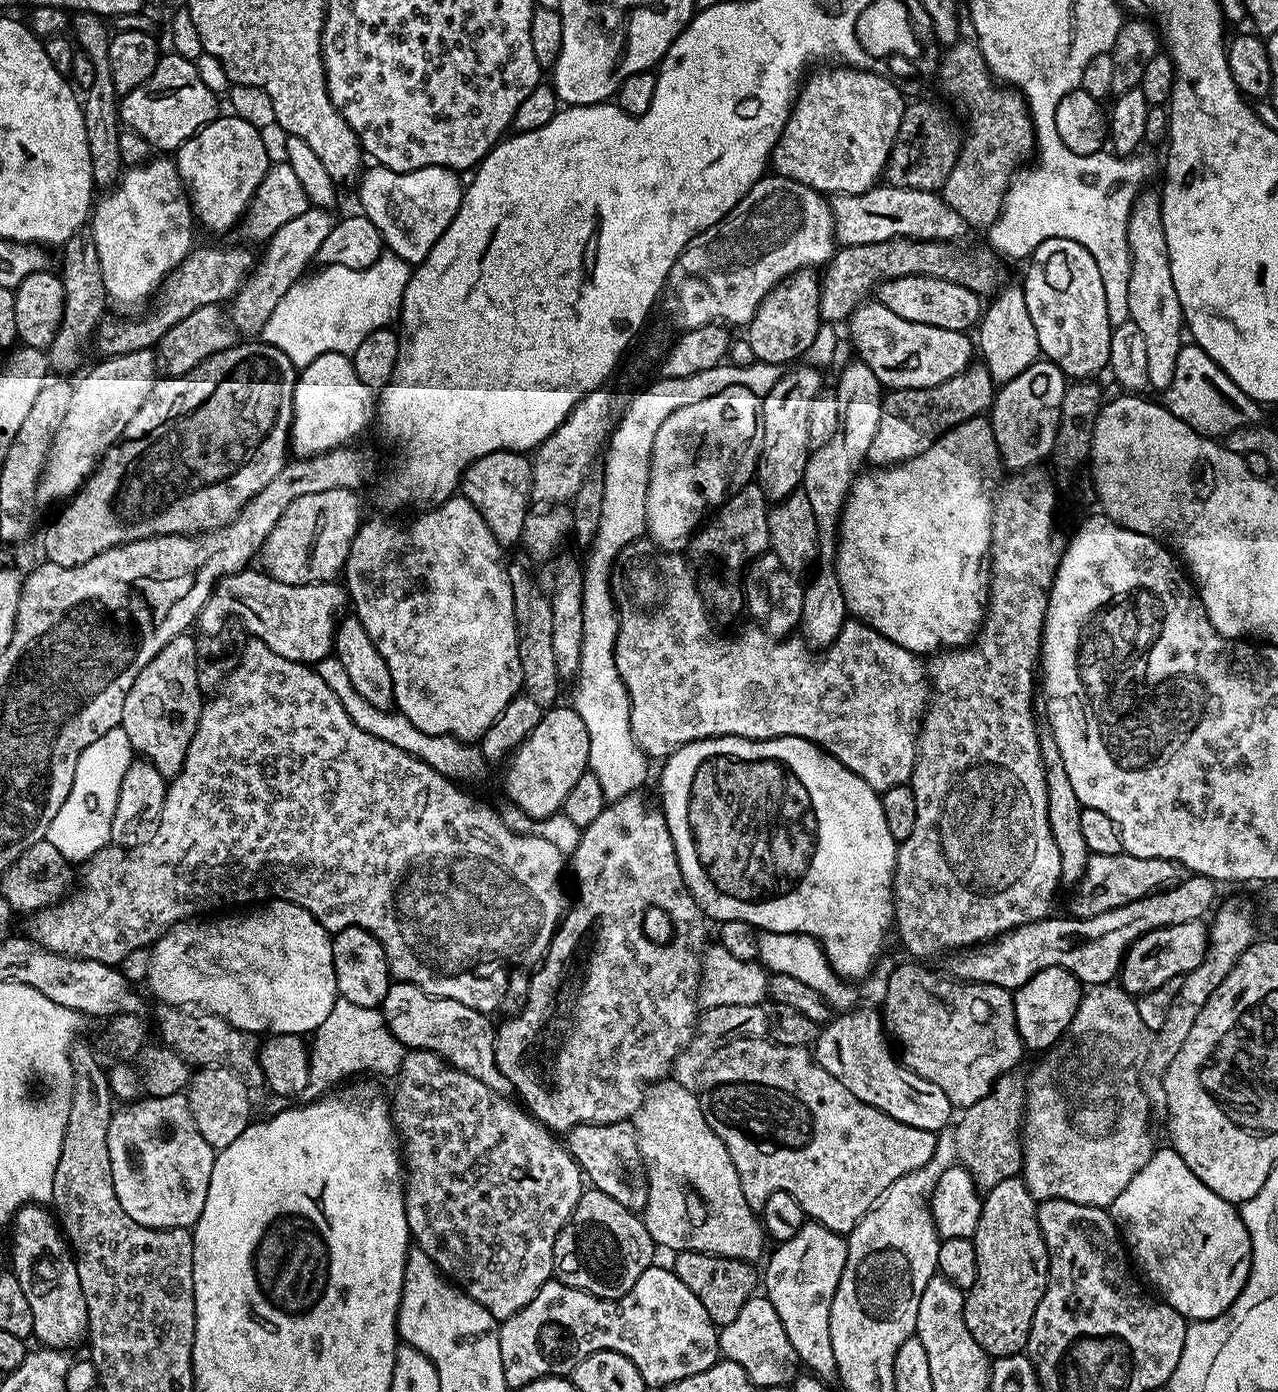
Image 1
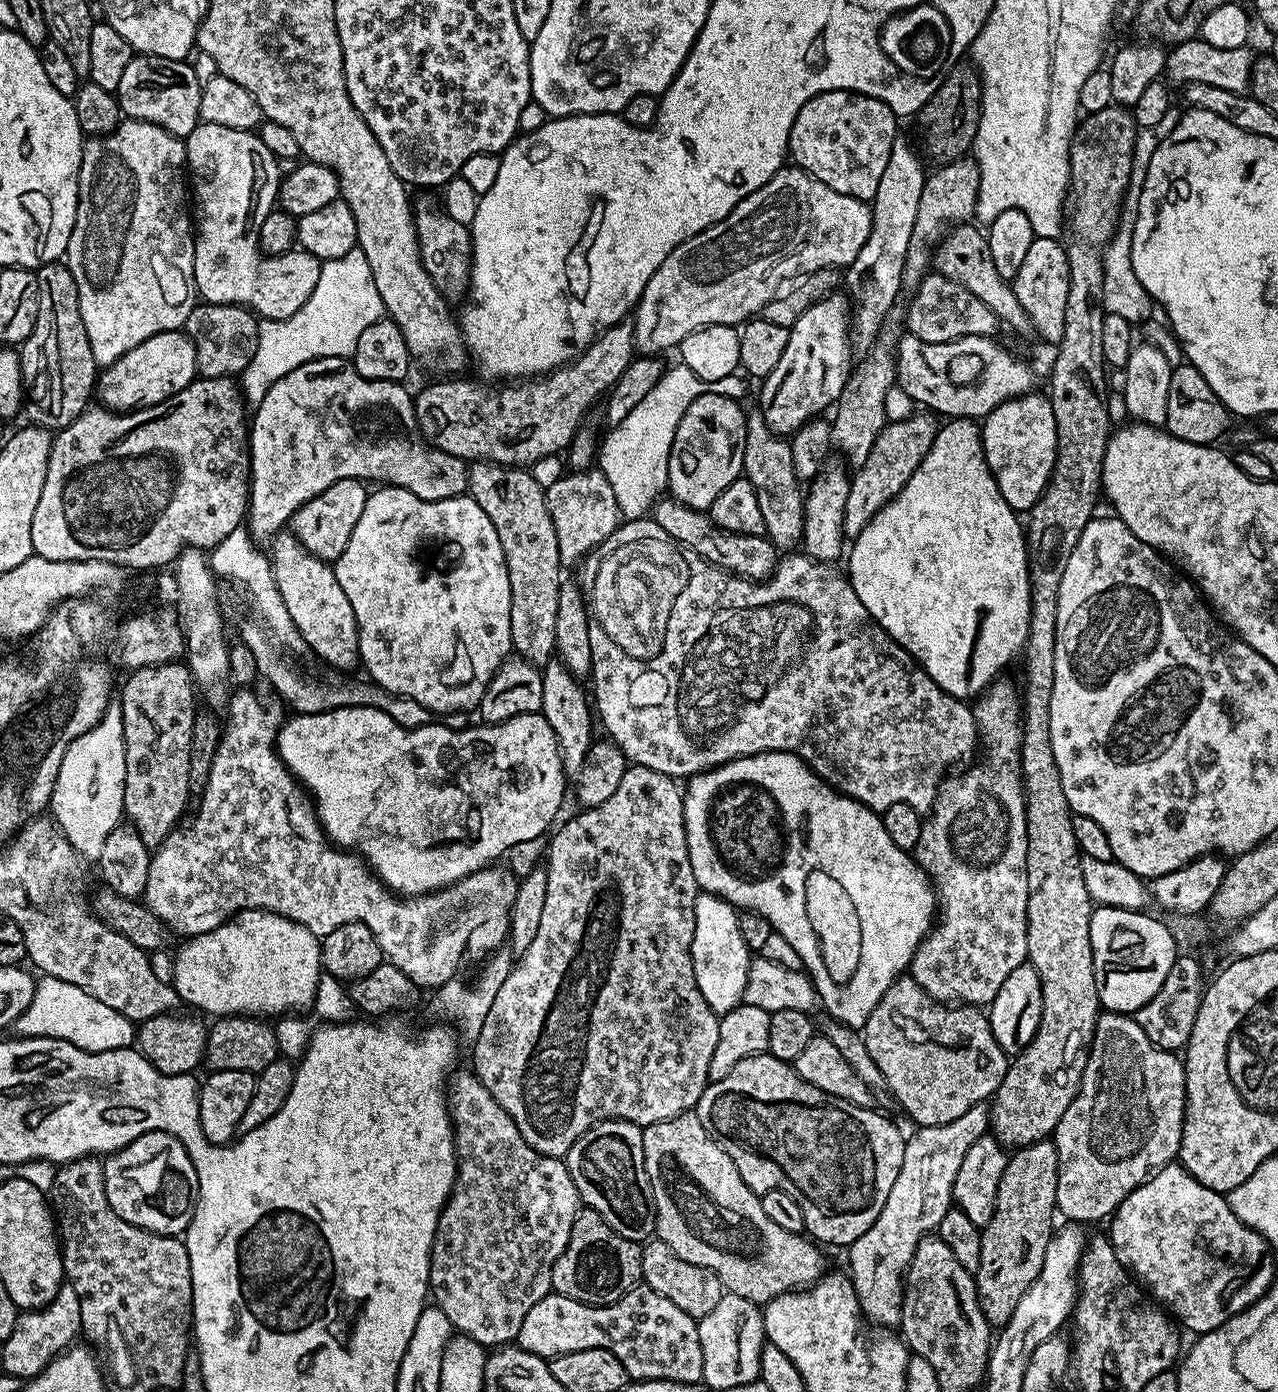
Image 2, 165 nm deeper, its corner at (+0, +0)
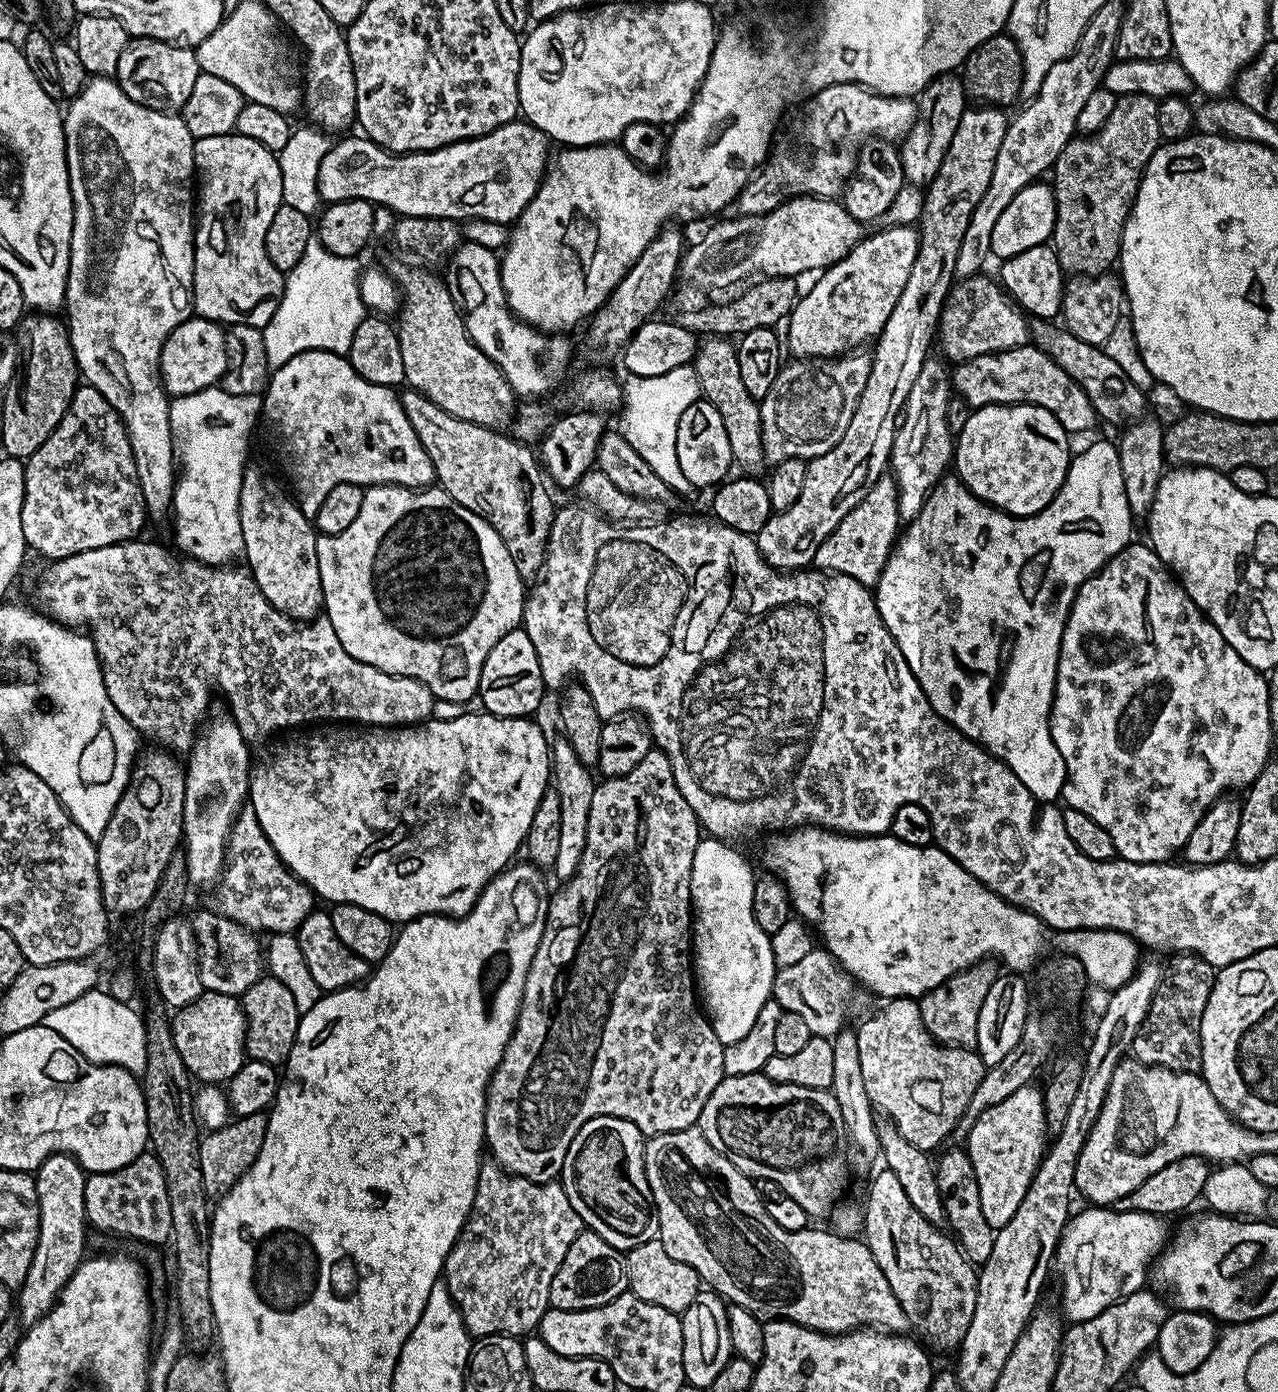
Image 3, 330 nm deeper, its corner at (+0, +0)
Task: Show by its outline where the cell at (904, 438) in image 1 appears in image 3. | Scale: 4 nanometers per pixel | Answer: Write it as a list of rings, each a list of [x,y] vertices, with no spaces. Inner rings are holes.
[[[885,474],[870,486],[870,490],[866,490],[866,498],[862,498],[862,502],[858,502],[842,522],[838,522],[830,538],[818,546],[815,567],[829,574],[849,576],[865,586],[874,586],[880,580],[901,528],[896,477]]]

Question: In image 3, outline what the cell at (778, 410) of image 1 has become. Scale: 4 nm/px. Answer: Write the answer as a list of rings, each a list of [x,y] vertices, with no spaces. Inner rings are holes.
[[[884,226],[881,232],[861,239],[852,248],[848,256],[837,264],[830,265],[815,277],[816,285],[795,301],[792,312],[786,319],[788,326],[787,351],[801,360],[826,360],[831,357],[842,357],[851,353],[859,344],[875,341],[886,326],[886,318],[898,306],[898,298],[902,298],[902,290],[906,290],[906,282],[910,282],[910,270],[914,267],[919,250],[919,231],[915,227]]]

